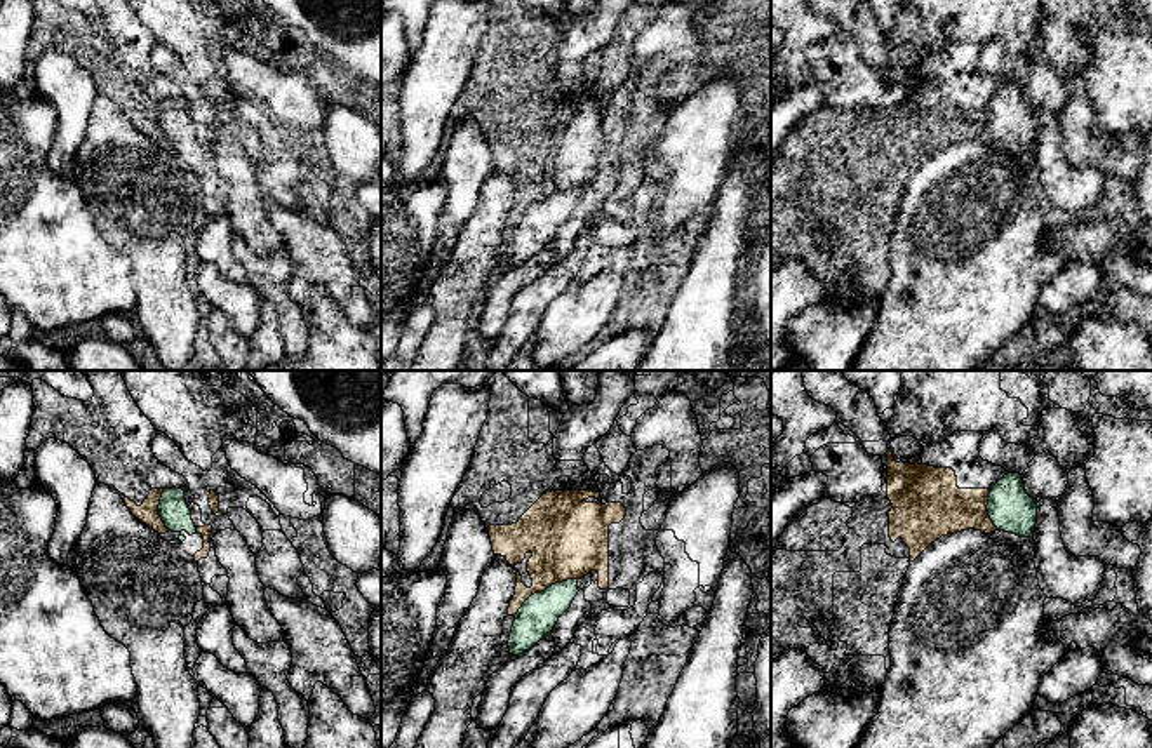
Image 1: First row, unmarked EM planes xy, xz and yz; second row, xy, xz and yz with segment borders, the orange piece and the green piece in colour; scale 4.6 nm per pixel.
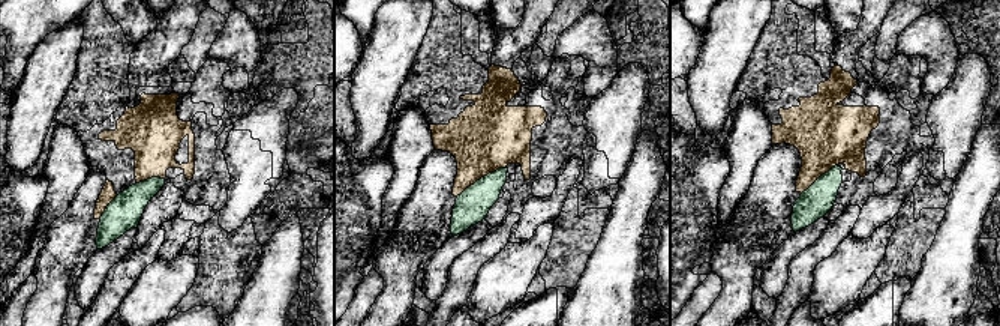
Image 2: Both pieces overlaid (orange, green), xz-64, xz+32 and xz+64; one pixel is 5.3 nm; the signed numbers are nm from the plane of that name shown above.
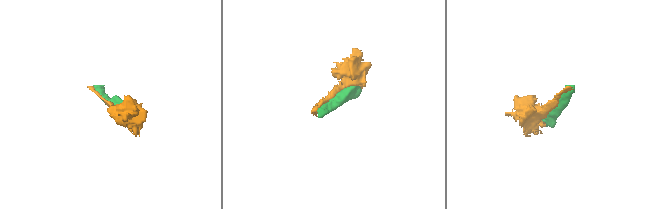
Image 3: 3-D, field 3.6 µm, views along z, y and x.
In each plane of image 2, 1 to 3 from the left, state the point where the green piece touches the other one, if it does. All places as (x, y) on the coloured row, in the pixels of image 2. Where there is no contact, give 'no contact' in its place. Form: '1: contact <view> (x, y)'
1: contact xz-64 (150, 178)
2: contact xz+32 (480, 178)
3: contact xz+64 (819, 176)

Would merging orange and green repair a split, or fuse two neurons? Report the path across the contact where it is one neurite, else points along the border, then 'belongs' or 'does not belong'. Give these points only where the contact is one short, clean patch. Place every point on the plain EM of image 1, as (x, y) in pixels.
does not belong

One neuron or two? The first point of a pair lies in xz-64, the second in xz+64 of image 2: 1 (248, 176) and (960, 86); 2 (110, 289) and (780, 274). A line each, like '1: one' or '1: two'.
1: one
2: two

